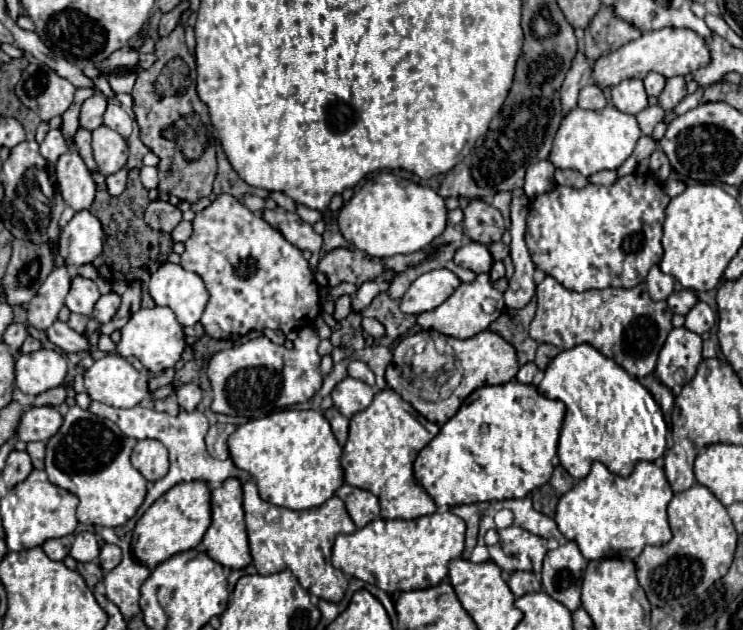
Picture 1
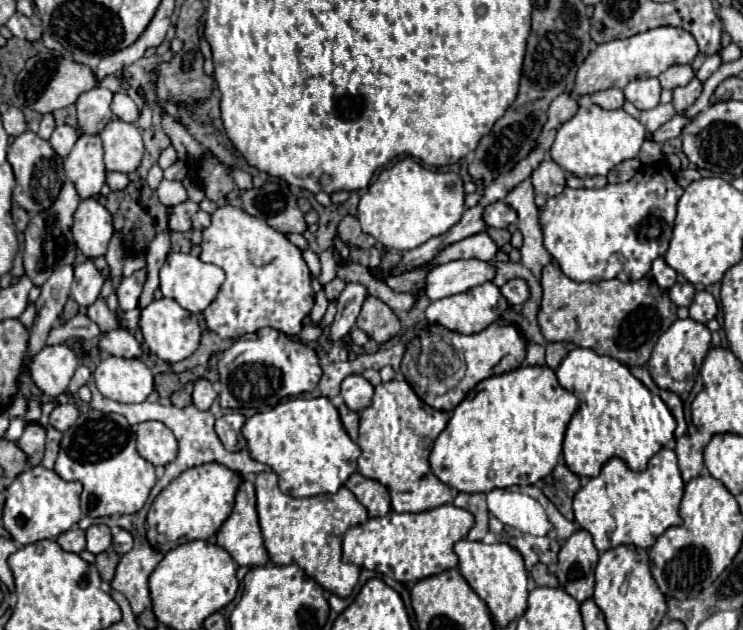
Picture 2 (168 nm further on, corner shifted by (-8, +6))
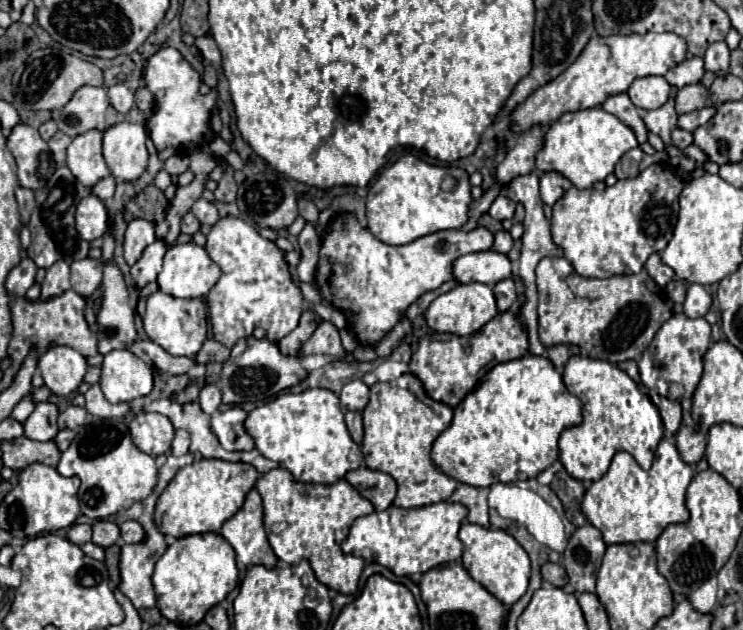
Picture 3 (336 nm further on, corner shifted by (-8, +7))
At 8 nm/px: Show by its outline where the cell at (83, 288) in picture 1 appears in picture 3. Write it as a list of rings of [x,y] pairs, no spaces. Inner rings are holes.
[[[83,258],[71,264],[71,288],[79,294],[79,296],[91,296],[99,286],[101,286],[101,262],[91,260],[91,258]]]

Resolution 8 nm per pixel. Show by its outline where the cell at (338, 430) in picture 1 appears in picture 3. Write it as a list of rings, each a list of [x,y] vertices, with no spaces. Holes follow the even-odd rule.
[[[345,412],[345,422],[347,422],[347,428],[349,428],[351,438],[353,438],[357,444],[361,444],[361,440],[363,440],[361,412]]]

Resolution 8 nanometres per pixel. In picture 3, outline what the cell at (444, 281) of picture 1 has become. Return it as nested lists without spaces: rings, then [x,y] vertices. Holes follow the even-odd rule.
[[[493,250],[465,254],[453,262],[453,280],[459,284],[481,282],[495,286],[505,278],[511,278],[511,262],[505,254]]]

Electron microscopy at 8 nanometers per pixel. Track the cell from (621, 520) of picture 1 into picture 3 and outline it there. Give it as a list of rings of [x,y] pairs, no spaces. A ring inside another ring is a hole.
[[[667,440],[659,442],[649,470],[639,468],[631,454],[617,452],[607,474],[587,488],[581,510],[589,524],[603,534],[605,544],[655,542],[669,524],[683,524],[689,520],[685,490],[691,478],[693,468],[681,460],[675,444]]]

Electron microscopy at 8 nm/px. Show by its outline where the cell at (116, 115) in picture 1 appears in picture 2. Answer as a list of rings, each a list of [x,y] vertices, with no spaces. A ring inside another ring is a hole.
[[[119,91],[119,93],[113,95],[111,111],[113,111],[121,121],[127,121],[127,123],[133,123],[133,121],[139,119],[139,107],[137,107],[135,101],[133,101],[127,93],[123,93],[123,91]]]

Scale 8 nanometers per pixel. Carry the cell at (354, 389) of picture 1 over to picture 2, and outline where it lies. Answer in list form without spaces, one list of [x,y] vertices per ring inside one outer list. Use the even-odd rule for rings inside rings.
[[[351,375],[341,383],[341,395],[349,409],[361,411],[371,405],[373,385],[367,379],[363,379],[361,375]]]

